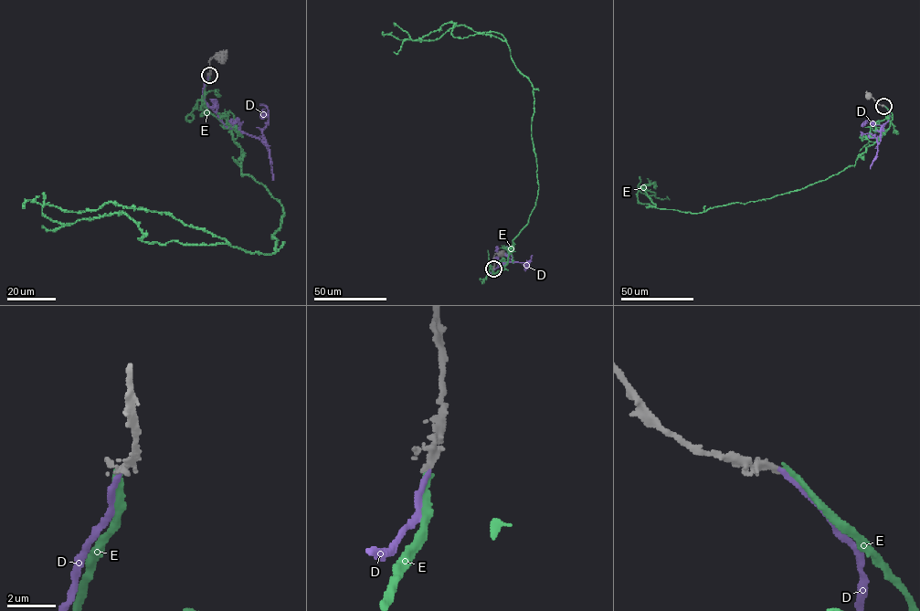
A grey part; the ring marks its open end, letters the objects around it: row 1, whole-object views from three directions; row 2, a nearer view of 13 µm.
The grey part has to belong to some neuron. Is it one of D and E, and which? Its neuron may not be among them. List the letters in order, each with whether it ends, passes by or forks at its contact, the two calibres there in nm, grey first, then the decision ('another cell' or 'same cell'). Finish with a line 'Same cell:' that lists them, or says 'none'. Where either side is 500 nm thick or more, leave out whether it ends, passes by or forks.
D: it ends | 220/200 nm | same cell
E: it ends | 190/240 nm | another cell
Same cell: D

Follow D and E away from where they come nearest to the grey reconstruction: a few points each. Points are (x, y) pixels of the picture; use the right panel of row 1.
D: (884, 106), (889, 111), (889, 121), (877, 138), (877, 144), (884, 123)
E: (884, 106), (889, 129), (854, 165), (768, 198), (646, 207), (638, 190), (655, 193), (639, 176)

